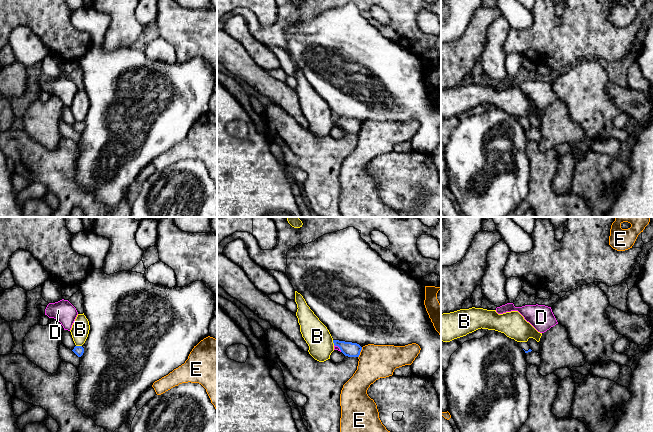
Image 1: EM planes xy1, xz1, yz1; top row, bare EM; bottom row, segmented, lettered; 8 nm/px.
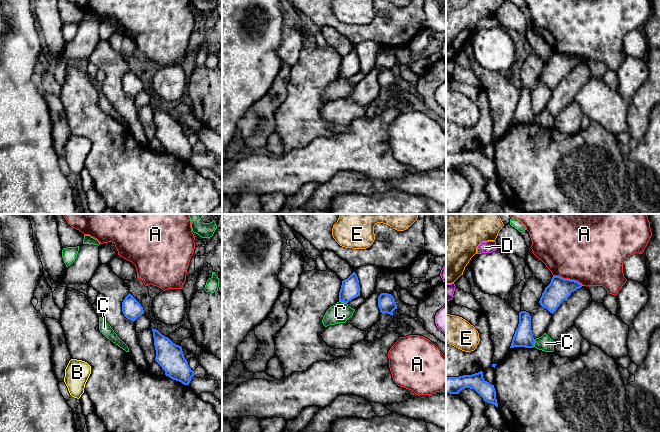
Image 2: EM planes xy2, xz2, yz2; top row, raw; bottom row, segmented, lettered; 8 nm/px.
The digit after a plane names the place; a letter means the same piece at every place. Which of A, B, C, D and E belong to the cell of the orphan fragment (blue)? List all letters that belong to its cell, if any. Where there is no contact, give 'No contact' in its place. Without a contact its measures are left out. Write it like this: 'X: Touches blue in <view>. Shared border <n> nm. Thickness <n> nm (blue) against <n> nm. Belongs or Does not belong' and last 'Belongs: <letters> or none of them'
A: Touches blue in yz2. Shared border 260 nm. Thickness 190 nm (blue) against 460 nm. Does not belong
B: Touches blue in xy1. Shared border 50 nm. Thickness 80 nm (blue) against 140 nm. Does not belong
C: Touches blue in xz2. Shared border 70 nm. Thickness 160 nm (blue) against 160 nm. Does not belong
D: Touches blue in xz1. Shared border 90 nm. Thickness 120 nm (blue) against 30 nm. Does not belong
E: Touches blue in xz1. Shared border 90 nm. Thickness 120 nm (blue) against 280 nm. Does not belong
Belongs: none of them

